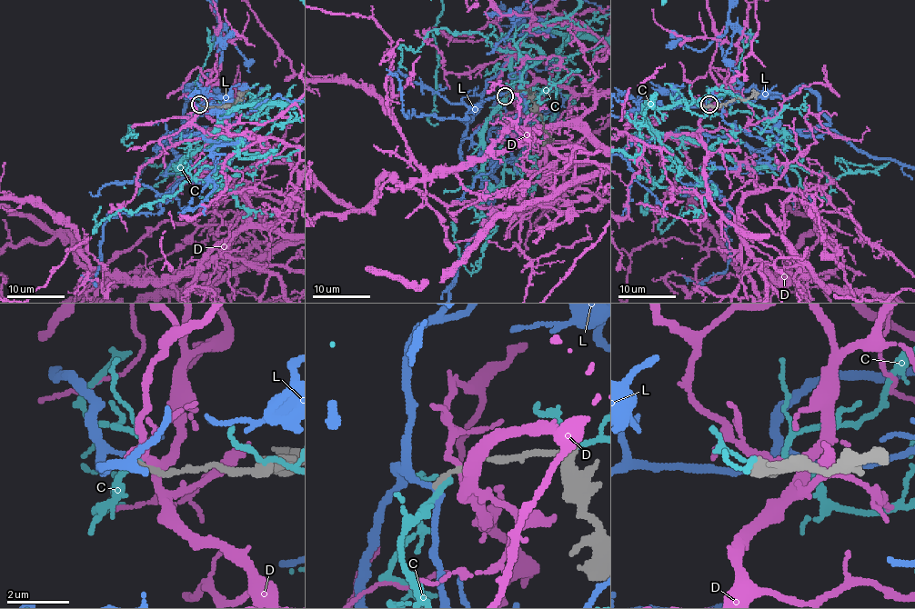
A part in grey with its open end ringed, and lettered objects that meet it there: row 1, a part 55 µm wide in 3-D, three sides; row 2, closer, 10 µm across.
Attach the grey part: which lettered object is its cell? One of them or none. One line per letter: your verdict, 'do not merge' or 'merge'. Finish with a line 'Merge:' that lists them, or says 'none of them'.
C: do not merge
D: do not merge
L: do not merge
Merge: none of them

